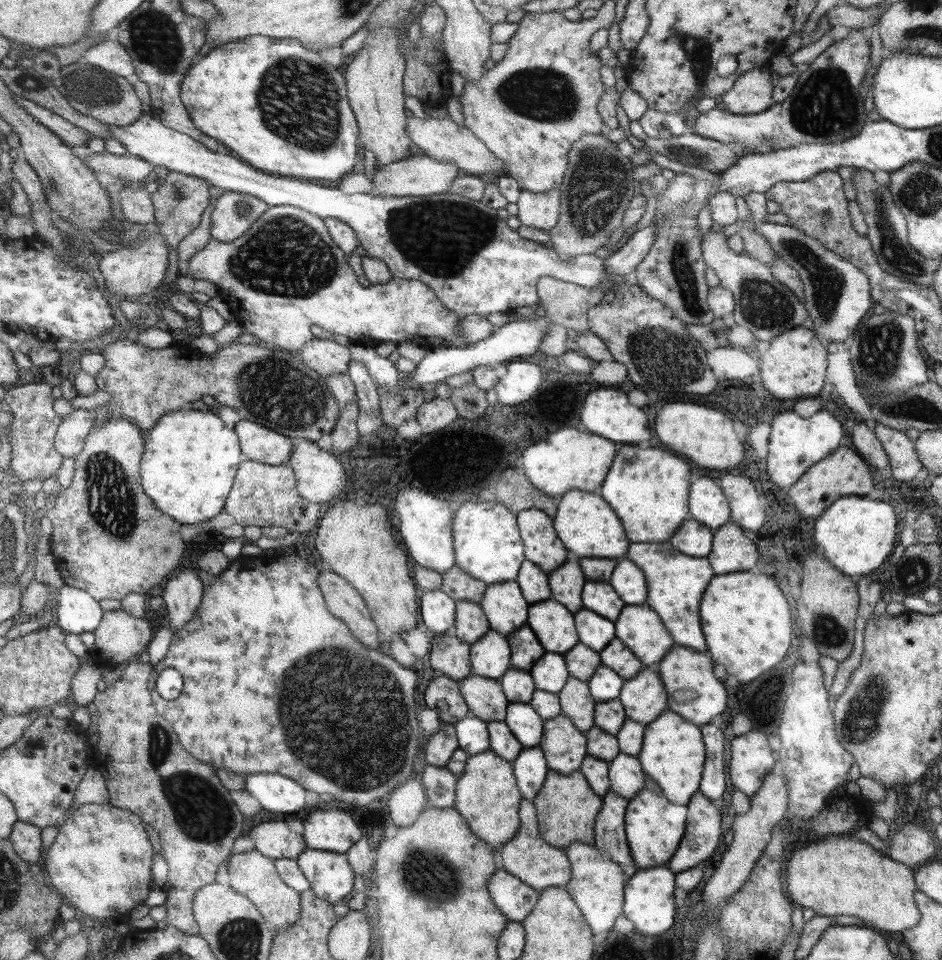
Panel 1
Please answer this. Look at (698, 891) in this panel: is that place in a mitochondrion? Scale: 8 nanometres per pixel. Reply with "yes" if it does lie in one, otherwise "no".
no

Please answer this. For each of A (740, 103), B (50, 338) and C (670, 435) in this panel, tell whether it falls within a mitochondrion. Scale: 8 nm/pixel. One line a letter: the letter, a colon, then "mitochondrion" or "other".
A: other
B: other
C: other

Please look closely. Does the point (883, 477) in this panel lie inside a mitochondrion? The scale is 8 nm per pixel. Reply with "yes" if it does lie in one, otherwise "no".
no

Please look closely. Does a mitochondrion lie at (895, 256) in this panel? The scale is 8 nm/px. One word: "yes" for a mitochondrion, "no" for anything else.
yes

